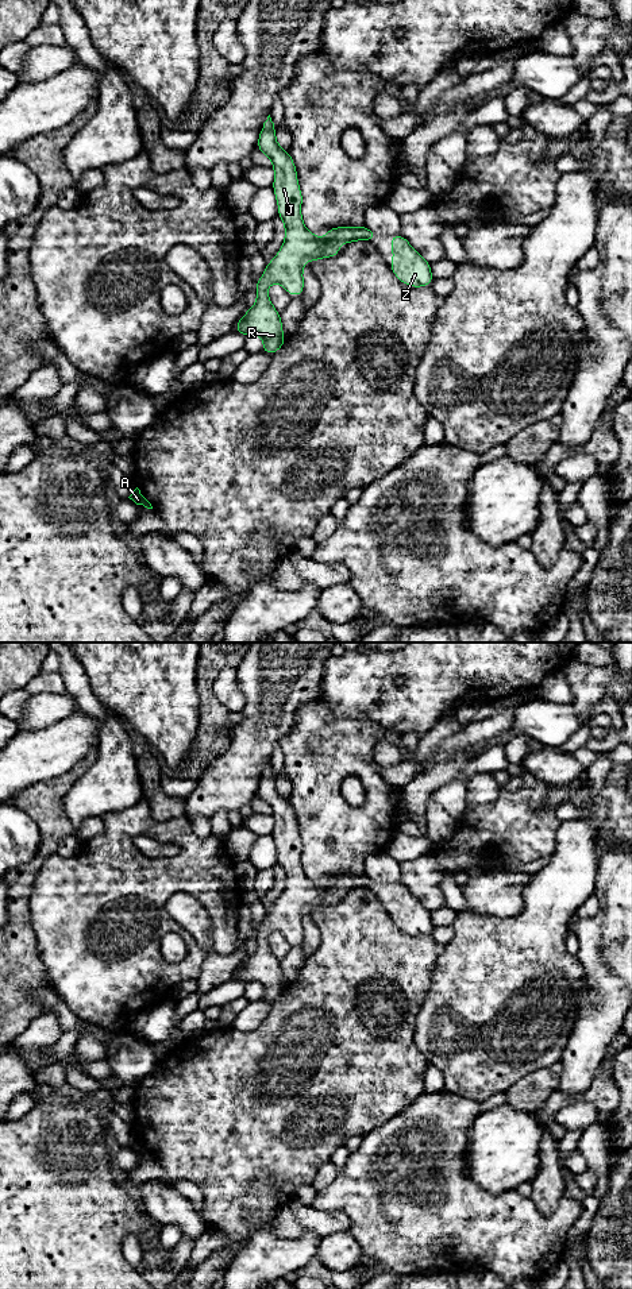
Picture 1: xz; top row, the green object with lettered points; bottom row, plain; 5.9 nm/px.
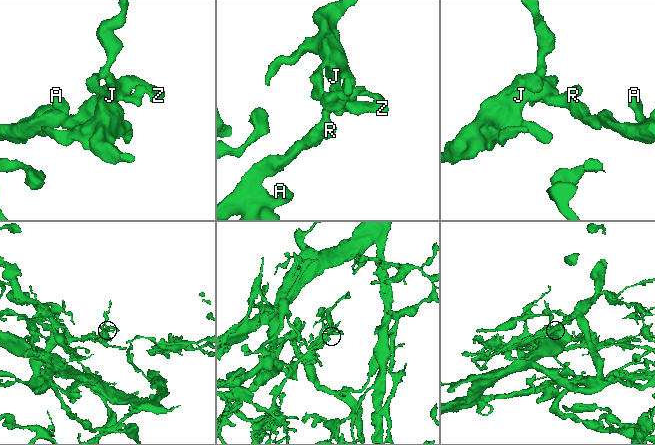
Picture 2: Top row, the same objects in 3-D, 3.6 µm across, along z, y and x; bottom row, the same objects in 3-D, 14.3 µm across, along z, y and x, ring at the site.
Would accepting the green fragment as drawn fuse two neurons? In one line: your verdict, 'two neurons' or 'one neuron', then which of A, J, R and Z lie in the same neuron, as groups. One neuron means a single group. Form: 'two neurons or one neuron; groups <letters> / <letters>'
one neuron; groups A J R Z

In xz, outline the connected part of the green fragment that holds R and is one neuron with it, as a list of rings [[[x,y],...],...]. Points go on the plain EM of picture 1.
[[[270,763],[259,780],[257,796],[273,810],[273,838],[278,852],[278,864],[285,872],[285,889],[255,931],[257,950],[235,972],[235,980],[244,984],[259,983],[263,987],[262,1000],[275,1002],[285,991],[281,962],[273,954],[266,935],[280,931],[292,943],[302,943],[302,918],[307,907],[312,912],[319,906],[338,904],[342,891],[355,888],[371,889],[377,881],[363,875],[335,875],[320,887],[305,876],[301,864],[302,841],[297,829],[297,818],[289,799],[281,796],[275,787],[275,775]]]

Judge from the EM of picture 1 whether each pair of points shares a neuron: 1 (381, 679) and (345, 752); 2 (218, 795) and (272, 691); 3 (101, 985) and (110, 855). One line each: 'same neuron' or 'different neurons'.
1: different neurons
2: same neuron
3: same neuron

